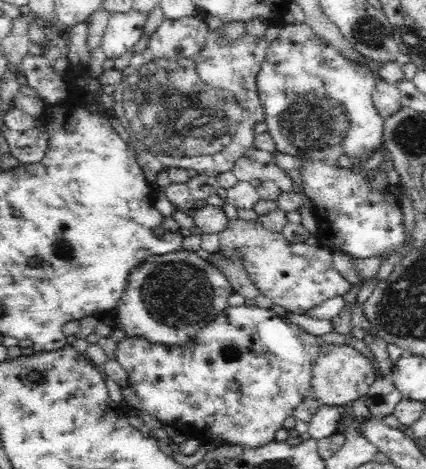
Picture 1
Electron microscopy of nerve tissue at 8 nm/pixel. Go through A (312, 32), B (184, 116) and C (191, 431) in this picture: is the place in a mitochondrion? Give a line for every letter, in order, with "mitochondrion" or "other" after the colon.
A: other
B: mitochondrion
C: other

